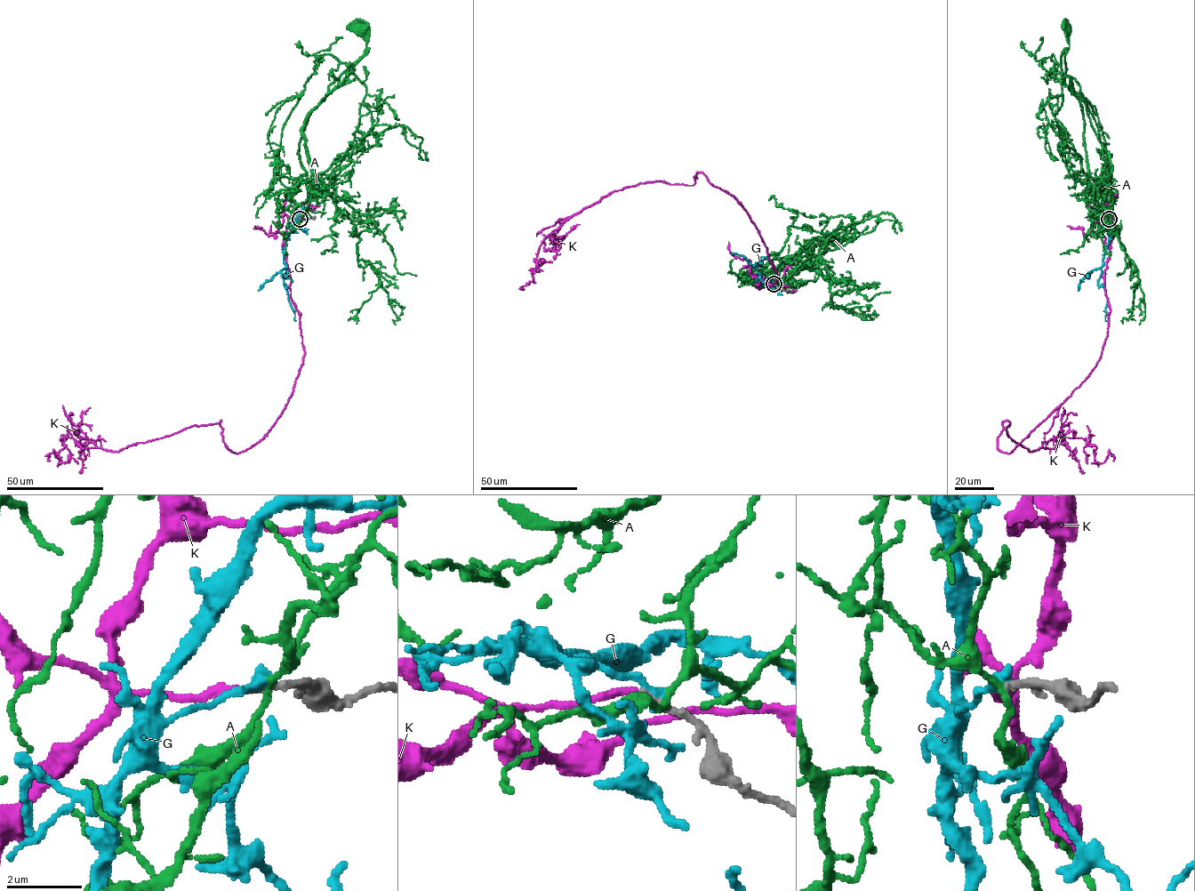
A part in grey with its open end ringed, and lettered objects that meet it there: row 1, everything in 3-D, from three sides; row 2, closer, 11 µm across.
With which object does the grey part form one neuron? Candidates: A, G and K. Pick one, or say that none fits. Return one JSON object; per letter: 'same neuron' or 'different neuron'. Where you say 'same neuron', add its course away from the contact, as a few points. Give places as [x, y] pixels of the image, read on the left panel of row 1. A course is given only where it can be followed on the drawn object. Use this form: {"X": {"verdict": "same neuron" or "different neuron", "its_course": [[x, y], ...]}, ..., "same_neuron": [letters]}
{"A": {"verdict": "different neuron"}, "G": {"verdict": "different neuron"}, "K": {"verdict": "same neuron", "its_course": [[299, 219], [283, 252], [303, 363], [260, 440], [232, 453], [221, 421], [117, 452], [65, 437], [50, 461]]}, "same_neuron": ["K"]}

